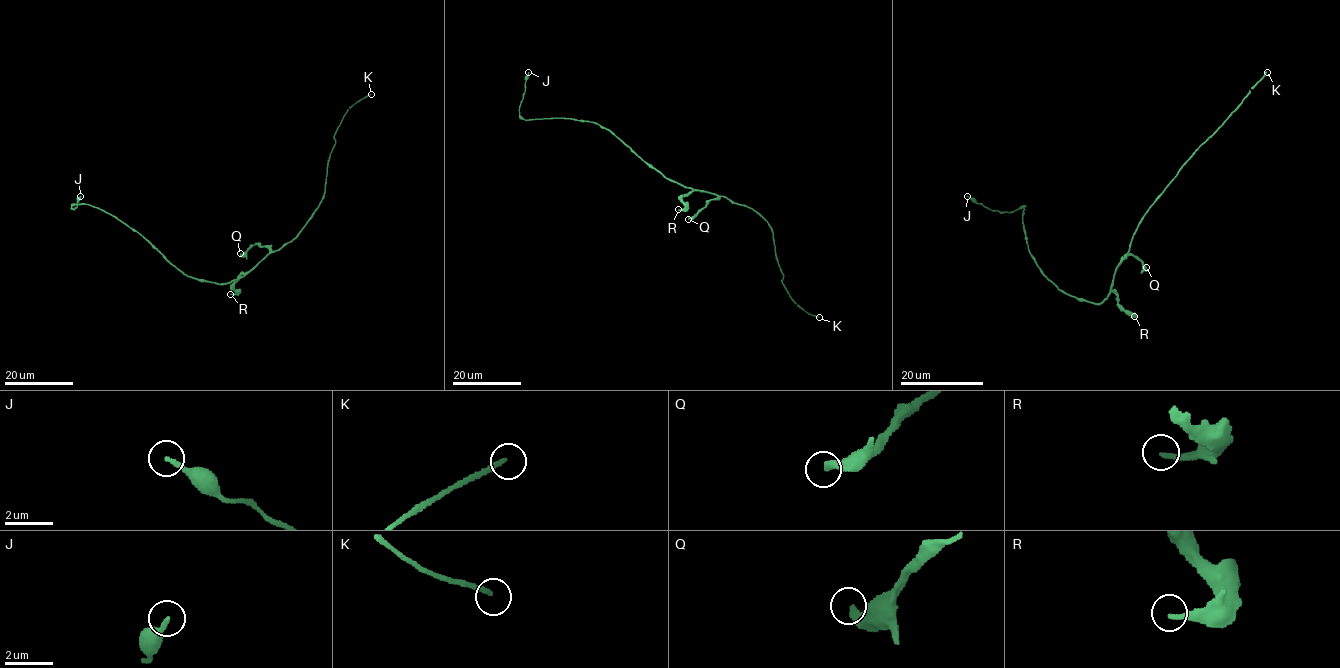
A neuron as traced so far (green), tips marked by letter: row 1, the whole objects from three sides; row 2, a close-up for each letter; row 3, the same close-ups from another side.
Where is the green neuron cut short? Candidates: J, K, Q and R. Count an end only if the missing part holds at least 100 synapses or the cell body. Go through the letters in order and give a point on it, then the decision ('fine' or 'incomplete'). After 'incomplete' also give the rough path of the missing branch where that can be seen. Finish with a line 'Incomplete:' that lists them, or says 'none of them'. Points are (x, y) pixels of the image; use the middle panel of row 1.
J: (528, 72) | fine
K: (819, 317) | incomplete
Q: (688, 219) | fine
R: (678, 209) | fine
Incomplete: K

